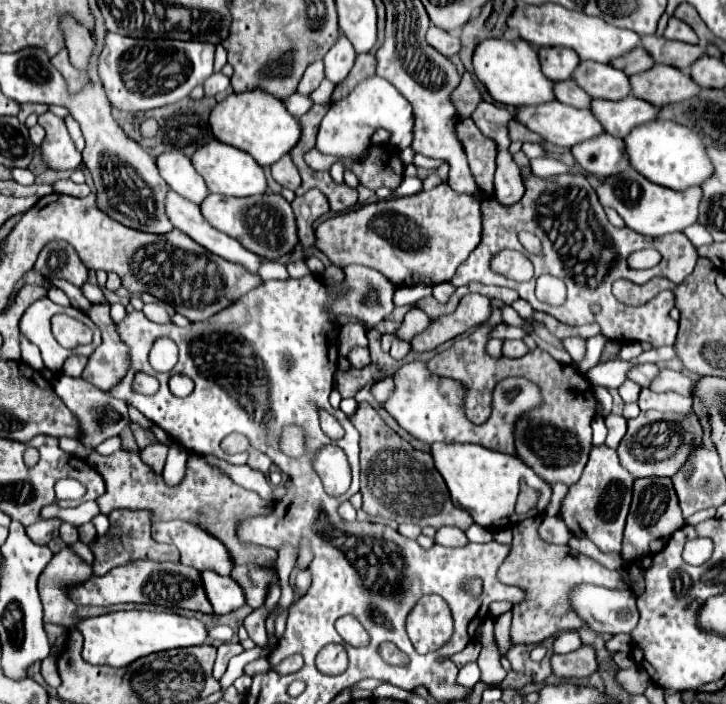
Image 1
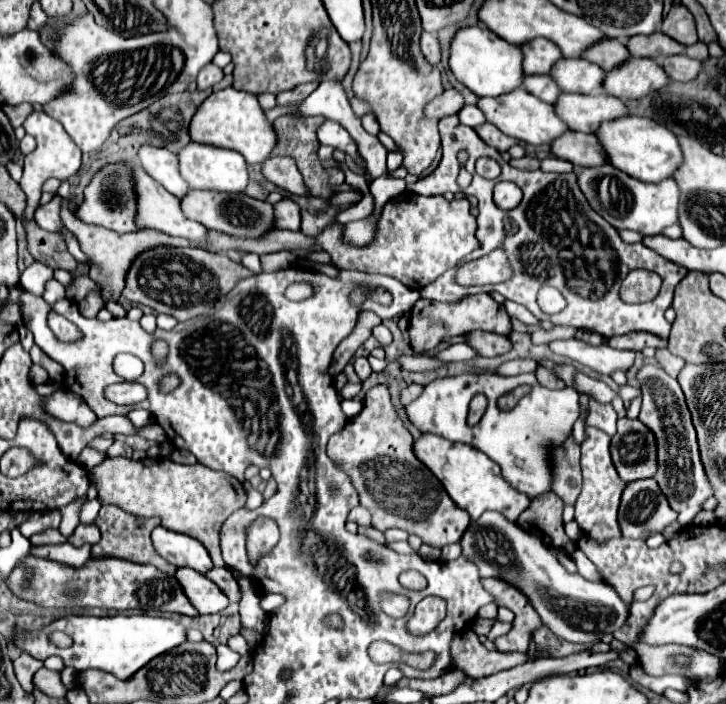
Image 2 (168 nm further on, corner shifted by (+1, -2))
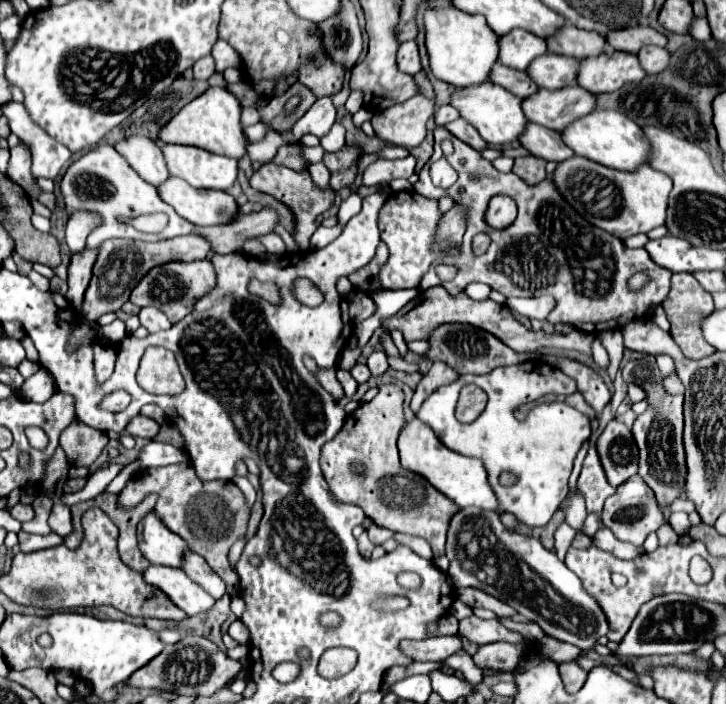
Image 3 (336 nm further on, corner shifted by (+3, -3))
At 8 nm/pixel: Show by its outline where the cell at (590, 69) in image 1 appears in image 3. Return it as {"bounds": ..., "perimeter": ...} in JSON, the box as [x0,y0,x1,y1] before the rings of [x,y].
{"bounds":[526,52,578,90],"perimeter":[[[546,52],[530,62],[526,74],[538,88],[558,90],[564,86],[576,84],[576,66],[578,62],[572,58],[564,58],[552,52]]]}

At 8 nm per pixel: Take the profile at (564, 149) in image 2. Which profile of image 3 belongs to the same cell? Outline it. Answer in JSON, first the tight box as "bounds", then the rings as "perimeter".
{"bounds":[518,122,574,162],"perimeter":[[[528,122],[528,126],[524,128],[524,134],[520,134],[518,142],[536,158],[562,162],[562,160],[574,156],[574,152],[562,142],[560,132],[548,130],[546,126],[540,126],[534,122]]]}

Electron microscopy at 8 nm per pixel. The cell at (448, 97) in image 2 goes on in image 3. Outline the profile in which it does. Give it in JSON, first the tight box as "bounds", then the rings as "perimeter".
{"bounds":[370,94,434,148],"perimeter":[[[418,94],[406,102],[376,112],[370,122],[374,126],[374,132],[382,140],[388,140],[396,146],[412,148],[424,140],[426,122],[434,116],[434,112],[434,100],[428,100],[426,96]]]}

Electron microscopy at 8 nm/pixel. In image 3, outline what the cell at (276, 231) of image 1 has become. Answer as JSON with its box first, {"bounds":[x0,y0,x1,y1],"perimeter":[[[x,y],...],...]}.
{"bounds":[156,178,238,226],"perimeter":[[[168,178],[156,190],[166,204],[196,226],[228,224],[238,214],[234,198],[222,190],[196,190],[180,178]]]}

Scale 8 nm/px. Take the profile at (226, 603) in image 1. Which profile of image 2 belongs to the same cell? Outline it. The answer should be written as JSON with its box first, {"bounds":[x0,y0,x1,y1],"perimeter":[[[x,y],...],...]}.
{"bounds":[176,567,230,615],"perimeter":[[[190,567],[178,569],[176,575],[178,575],[180,585],[184,587],[184,593],[190,597],[190,603],[200,611],[200,615],[220,613],[230,605],[222,589],[214,581],[210,581],[206,575]]]}

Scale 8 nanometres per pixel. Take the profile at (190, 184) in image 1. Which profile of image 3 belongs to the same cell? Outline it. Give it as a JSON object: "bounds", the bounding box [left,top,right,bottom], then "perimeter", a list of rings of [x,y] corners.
{"bounds":[114,136,168,186],"perimeter":[[[130,136],[114,144],[116,152],[126,158],[126,162],[144,178],[148,184],[158,186],[168,178],[168,170],[164,166],[164,156],[160,146],[144,136]]]}

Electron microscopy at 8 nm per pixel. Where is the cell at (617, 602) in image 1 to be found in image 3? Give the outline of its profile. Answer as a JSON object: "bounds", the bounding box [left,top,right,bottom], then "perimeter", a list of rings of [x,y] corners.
{"bounds":[446,506,608,650],"perimeter":[[[468,506],[452,514],[446,556],[450,560],[448,576],[456,590],[466,586],[480,588],[510,604],[524,618],[540,624],[540,628],[556,640],[570,642],[580,650],[590,650],[596,640],[608,632],[608,622],[600,606],[596,606],[592,596],[584,594],[580,578],[576,578],[576,574],[572,574],[564,562],[536,538],[508,530],[494,510]]]}

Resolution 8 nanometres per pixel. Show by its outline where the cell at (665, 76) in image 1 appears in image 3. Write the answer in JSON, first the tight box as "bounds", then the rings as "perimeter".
{"bounds":[576,52,644,92],"perimeter":[[[602,52],[596,58],[578,60],[576,82],[592,92],[612,92],[624,86],[626,82],[640,82],[644,78],[644,70],[636,58],[636,54],[628,52]]]}

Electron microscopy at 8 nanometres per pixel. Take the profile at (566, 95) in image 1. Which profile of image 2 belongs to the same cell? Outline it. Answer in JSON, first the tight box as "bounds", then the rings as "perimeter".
{"bounds":[526,75,562,103],"perimeter":[[[528,75],[526,77],[526,89],[528,89],[528,93],[536,95],[538,99],[542,99],[546,103],[556,103],[558,97],[562,95],[562,89],[558,89],[558,85],[554,83],[554,79],[550,75],[546,75],[546,77]]]}

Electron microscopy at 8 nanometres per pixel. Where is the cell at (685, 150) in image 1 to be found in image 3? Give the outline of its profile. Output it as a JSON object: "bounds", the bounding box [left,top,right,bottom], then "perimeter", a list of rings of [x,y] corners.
{"bounds":[562,110,650,172],"perimeter":[[[594,110],[588,116],[576,118],[568,128],[562,132],[562,140],[568,148],[574,150],[574,154],[584,156],[588,160],[594,160],[606,168],[616,168],[624,172],[636,170],[640,164],[646,164],[650,144],[642,132],[642,128],[632,122],[626,114],[620,114],[618,110]]]}

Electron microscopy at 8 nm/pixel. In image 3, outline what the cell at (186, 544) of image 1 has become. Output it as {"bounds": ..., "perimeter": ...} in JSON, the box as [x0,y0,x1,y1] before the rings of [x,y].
{"bounds":[138,512,186,566],"perimeter":[[[148,512],[142,518],[142,532],[138,548],[142,556],[150,564],[162,564],[162,566],[180,566],[186,542],[168,530],[160,518],[156,518],[156,512]]]}

